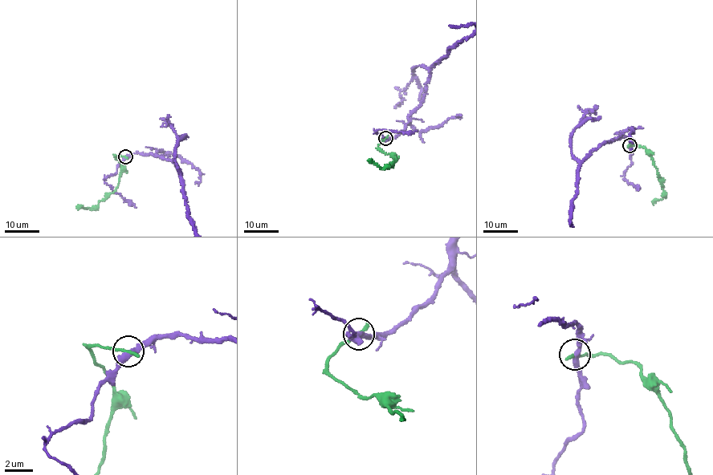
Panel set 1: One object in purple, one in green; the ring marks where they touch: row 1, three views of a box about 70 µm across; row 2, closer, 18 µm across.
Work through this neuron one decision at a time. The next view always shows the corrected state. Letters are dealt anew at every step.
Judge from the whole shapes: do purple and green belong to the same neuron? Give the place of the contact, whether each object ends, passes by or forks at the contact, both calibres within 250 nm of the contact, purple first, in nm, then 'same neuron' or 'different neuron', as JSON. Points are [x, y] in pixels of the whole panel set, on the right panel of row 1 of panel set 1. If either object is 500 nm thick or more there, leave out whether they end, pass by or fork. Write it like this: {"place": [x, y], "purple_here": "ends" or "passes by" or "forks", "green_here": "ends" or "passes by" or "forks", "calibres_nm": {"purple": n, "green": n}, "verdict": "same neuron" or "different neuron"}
{"place": [629, 145], "purple_here": "passes by", "green_here": "ends", "calibres_nm": {"purple": 400, "green": 280}, "verdict": "different neuron"}

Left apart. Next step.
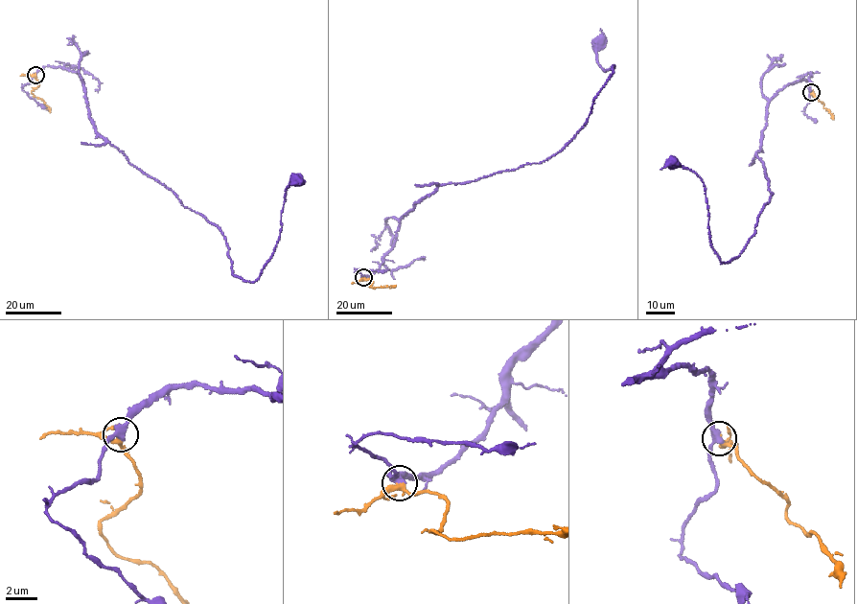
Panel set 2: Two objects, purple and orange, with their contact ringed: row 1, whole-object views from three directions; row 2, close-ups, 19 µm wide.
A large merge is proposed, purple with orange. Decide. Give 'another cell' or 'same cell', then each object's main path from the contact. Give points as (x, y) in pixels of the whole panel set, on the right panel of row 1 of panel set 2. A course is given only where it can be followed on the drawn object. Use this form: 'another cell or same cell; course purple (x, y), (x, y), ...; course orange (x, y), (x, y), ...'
same cell; course purple (811, 93), (797, 81), (768, 105), (756, 153), (773, 193), (736, 258), (713, 248), (703, 182), (673, 162); course orange (811, 93), (828, 109), (833, 119)

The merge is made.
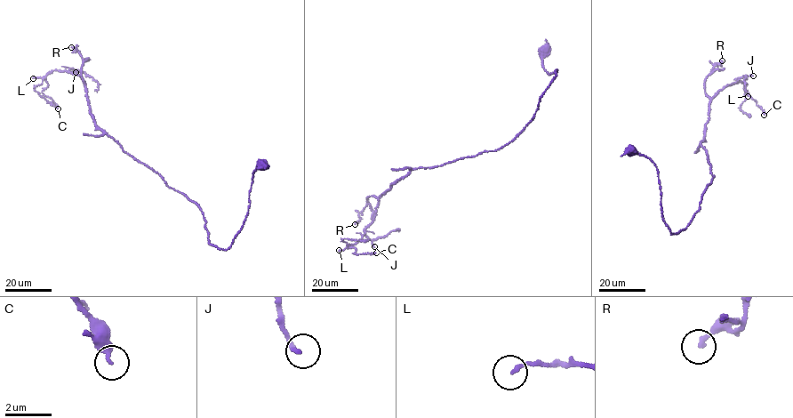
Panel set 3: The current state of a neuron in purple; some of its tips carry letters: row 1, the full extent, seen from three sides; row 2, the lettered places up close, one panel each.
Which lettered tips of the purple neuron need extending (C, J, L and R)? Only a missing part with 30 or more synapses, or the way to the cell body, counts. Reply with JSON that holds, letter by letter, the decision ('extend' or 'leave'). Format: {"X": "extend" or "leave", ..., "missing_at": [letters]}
{"C": "leave", "J": "leave", "L": "leave", "R": "leave", "missing_at": []}

